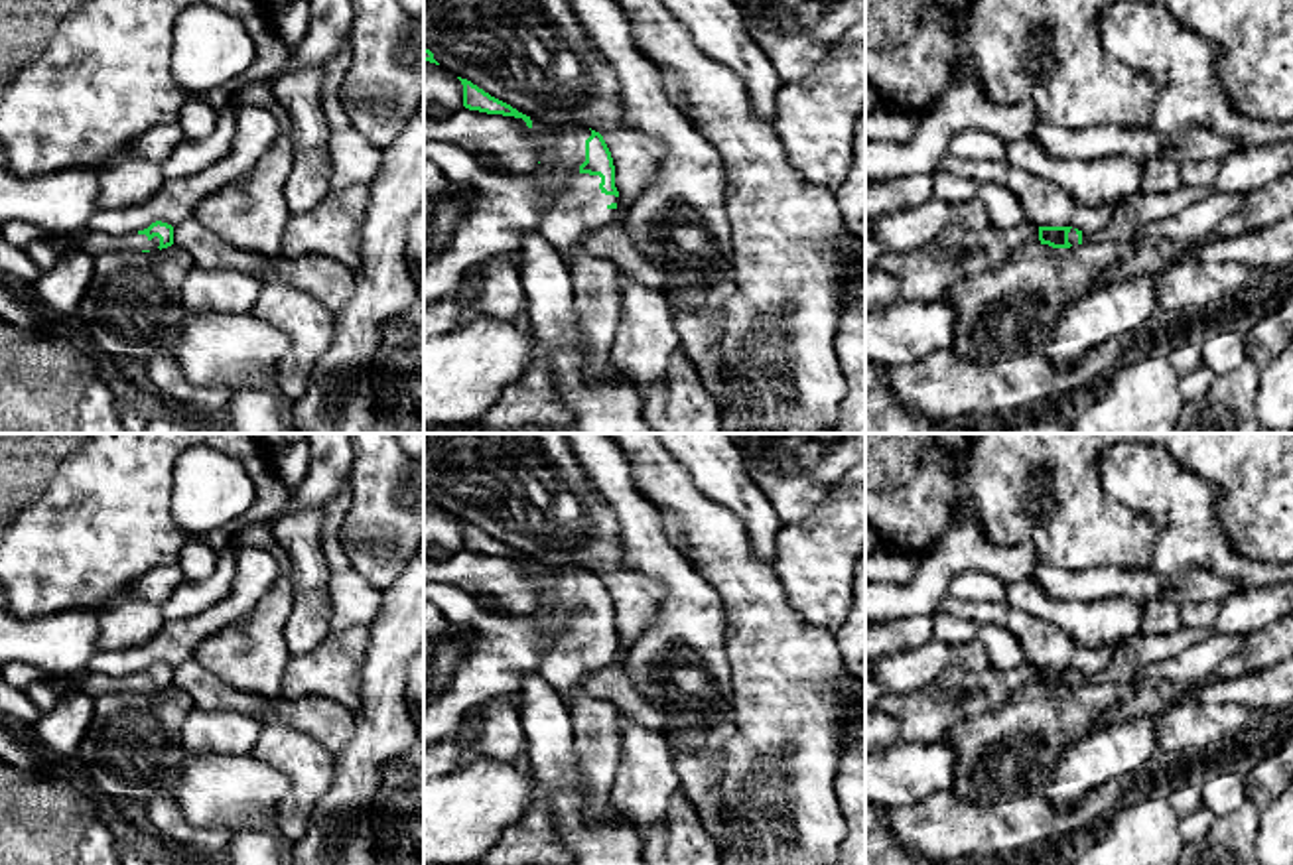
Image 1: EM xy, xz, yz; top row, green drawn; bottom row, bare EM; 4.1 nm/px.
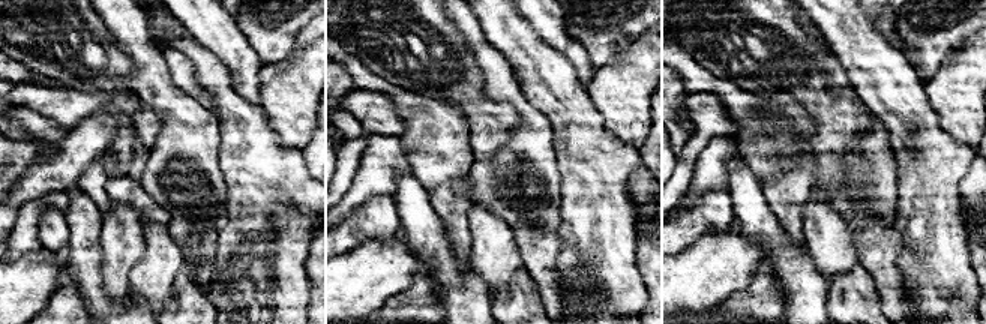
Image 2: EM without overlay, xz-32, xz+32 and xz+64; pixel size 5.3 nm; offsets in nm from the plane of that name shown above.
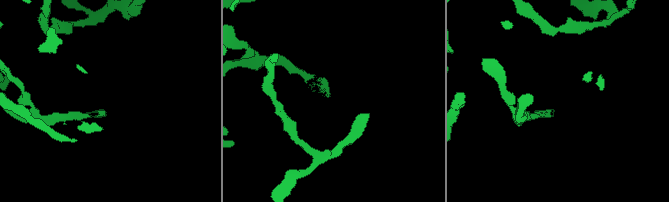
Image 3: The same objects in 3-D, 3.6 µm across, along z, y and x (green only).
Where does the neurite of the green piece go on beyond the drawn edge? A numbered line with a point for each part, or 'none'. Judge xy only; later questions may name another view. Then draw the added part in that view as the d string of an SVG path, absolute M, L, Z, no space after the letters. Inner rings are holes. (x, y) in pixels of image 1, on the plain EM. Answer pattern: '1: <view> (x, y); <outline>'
1: xy (97, 684); M91 674L91 678L85 682L85 692L91 698L97 698L101 694L122 694L122 692L132 692L132 694L142 694L142 692L158 692L160 680L154 678L152 682L146 676L122 676L122 678L112 678L106 674Z

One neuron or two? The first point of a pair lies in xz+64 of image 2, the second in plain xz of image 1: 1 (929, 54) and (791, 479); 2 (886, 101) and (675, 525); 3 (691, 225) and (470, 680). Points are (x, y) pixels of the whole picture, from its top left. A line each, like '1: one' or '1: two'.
1: one
2: two
3: two

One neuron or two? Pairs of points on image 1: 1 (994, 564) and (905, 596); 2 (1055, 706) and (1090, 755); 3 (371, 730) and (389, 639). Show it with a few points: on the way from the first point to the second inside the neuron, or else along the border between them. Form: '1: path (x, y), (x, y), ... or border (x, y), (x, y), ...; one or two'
1: path (972, 560), (949, 560), (927, 582); one
2: border (1092, 728), (1059, 757), (1051, 775); two
3: path (383, 708), (387, 661); one

